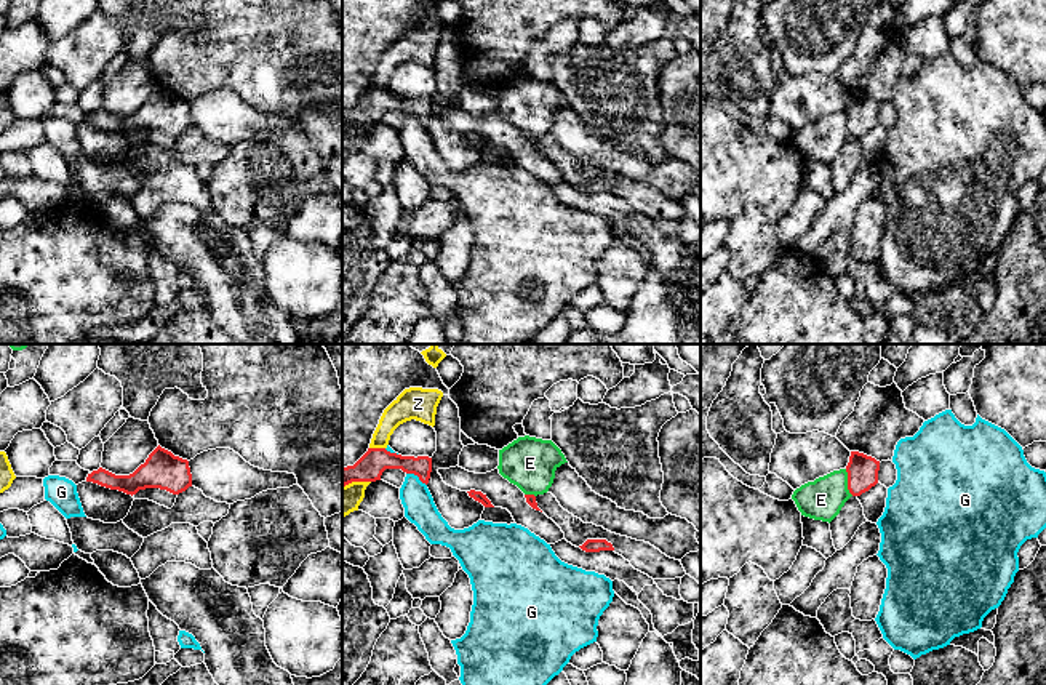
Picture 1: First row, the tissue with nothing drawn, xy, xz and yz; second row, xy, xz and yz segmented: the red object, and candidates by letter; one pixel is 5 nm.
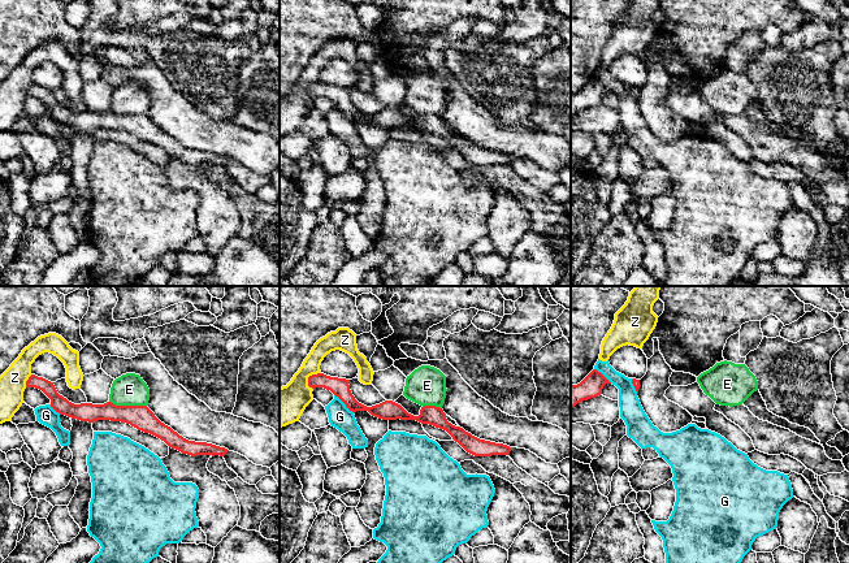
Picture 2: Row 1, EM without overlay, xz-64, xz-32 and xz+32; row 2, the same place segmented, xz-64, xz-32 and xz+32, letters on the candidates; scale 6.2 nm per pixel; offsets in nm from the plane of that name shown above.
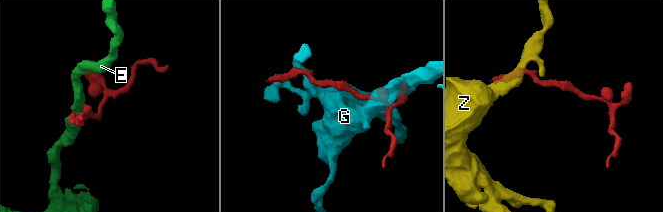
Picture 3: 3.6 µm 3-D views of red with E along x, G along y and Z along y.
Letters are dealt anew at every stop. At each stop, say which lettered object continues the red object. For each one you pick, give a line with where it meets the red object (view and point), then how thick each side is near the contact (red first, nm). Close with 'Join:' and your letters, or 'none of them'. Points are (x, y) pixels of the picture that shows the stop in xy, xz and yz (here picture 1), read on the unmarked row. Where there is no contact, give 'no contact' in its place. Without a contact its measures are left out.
Join: none of them

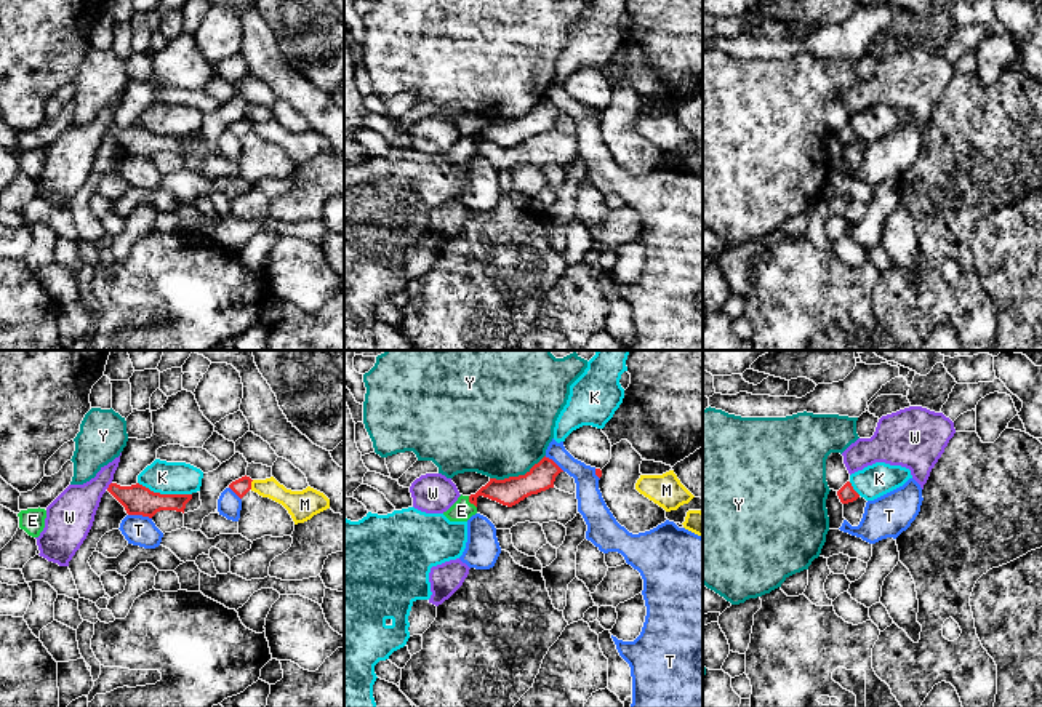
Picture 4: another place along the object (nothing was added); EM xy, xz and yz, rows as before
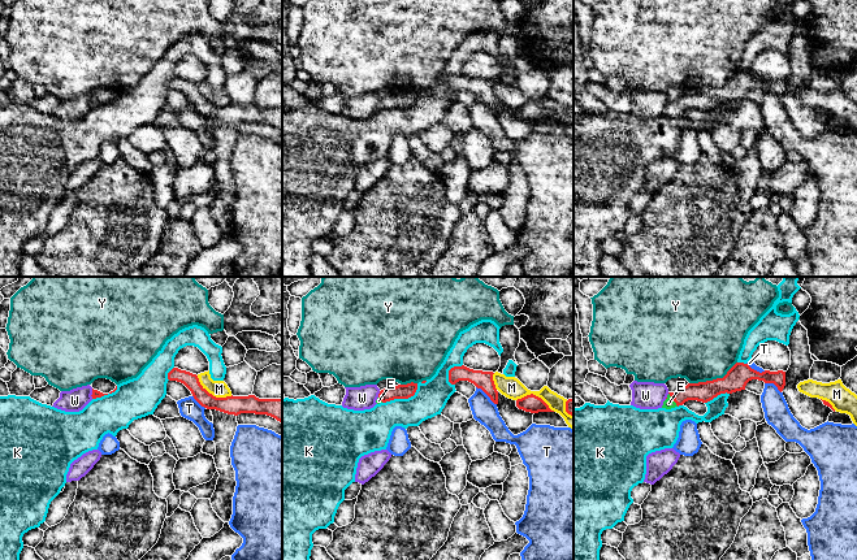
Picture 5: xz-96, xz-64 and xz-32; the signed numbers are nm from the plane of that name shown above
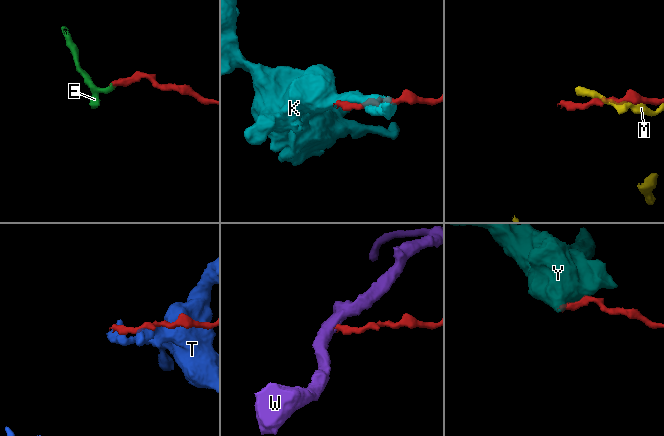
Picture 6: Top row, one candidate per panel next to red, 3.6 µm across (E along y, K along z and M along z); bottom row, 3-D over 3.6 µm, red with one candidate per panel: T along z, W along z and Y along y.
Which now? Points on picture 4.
E: meets red in xz at (471, 144); 140 nm thick on the red side, 110 nm on the other
Join: E

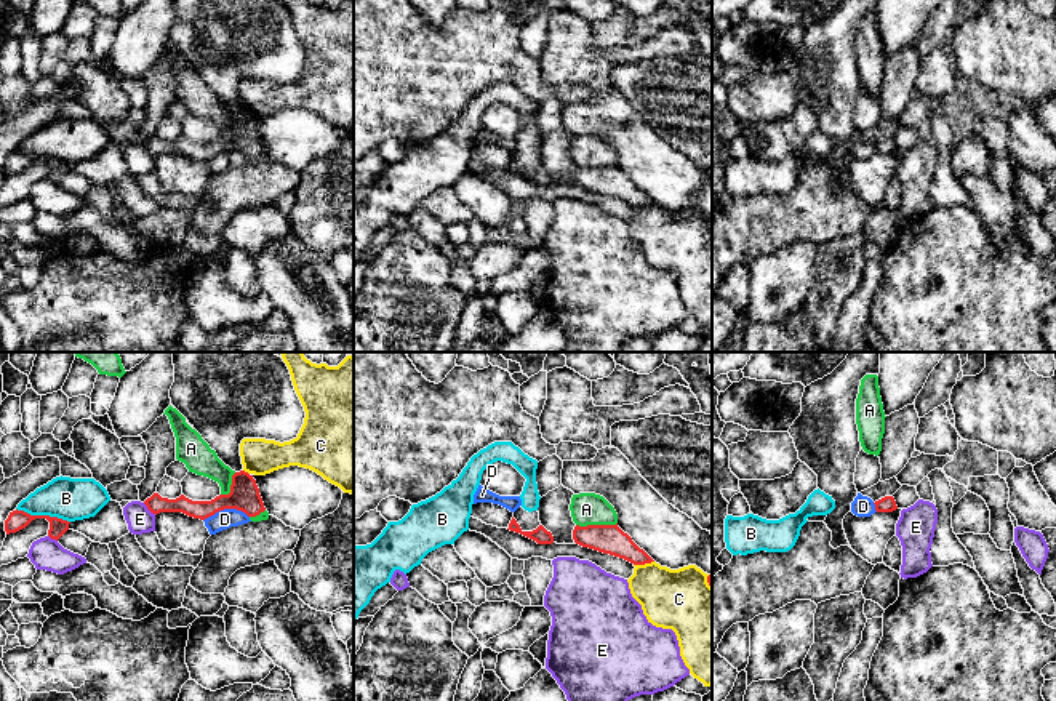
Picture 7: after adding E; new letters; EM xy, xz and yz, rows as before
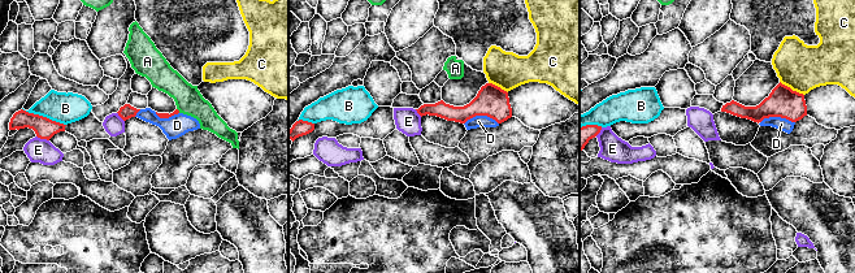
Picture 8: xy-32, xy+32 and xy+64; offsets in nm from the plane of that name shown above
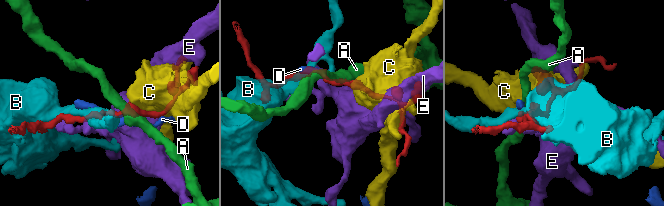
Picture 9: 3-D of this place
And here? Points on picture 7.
Join: none of them

